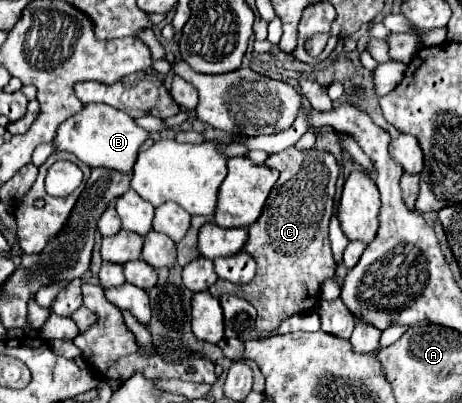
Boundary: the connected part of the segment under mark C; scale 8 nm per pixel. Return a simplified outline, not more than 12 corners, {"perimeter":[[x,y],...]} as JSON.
{"perimeter":[[285,148],[263,214],[247,228],[249,284],[217,280],[271,334],[315,308],[335,274],[329,218],[337,160]]}

